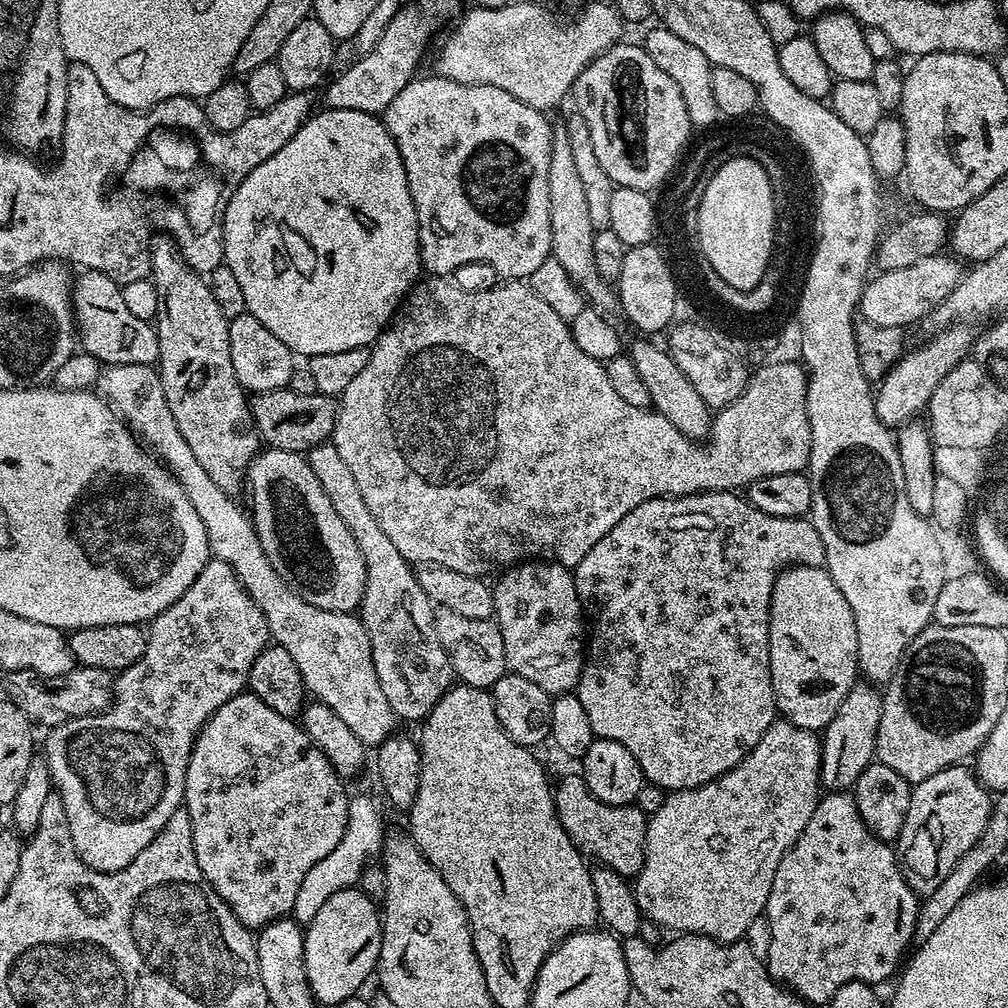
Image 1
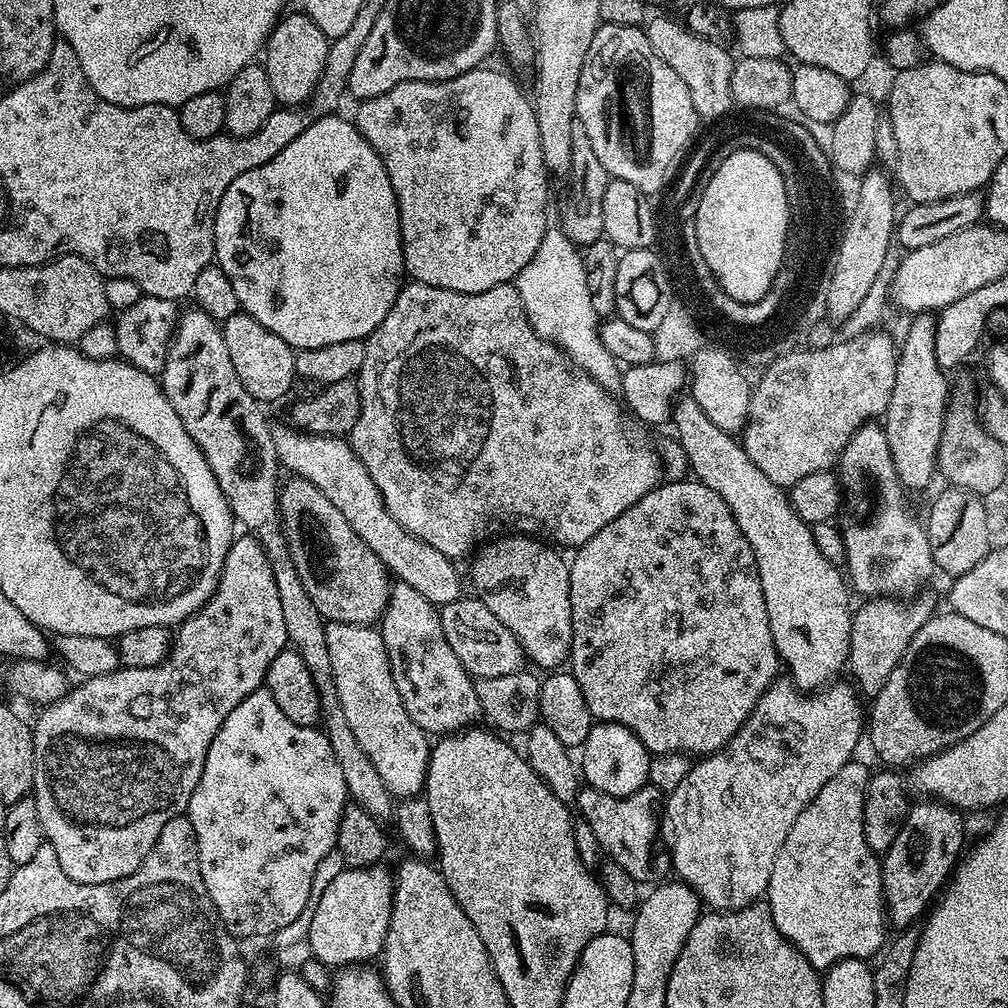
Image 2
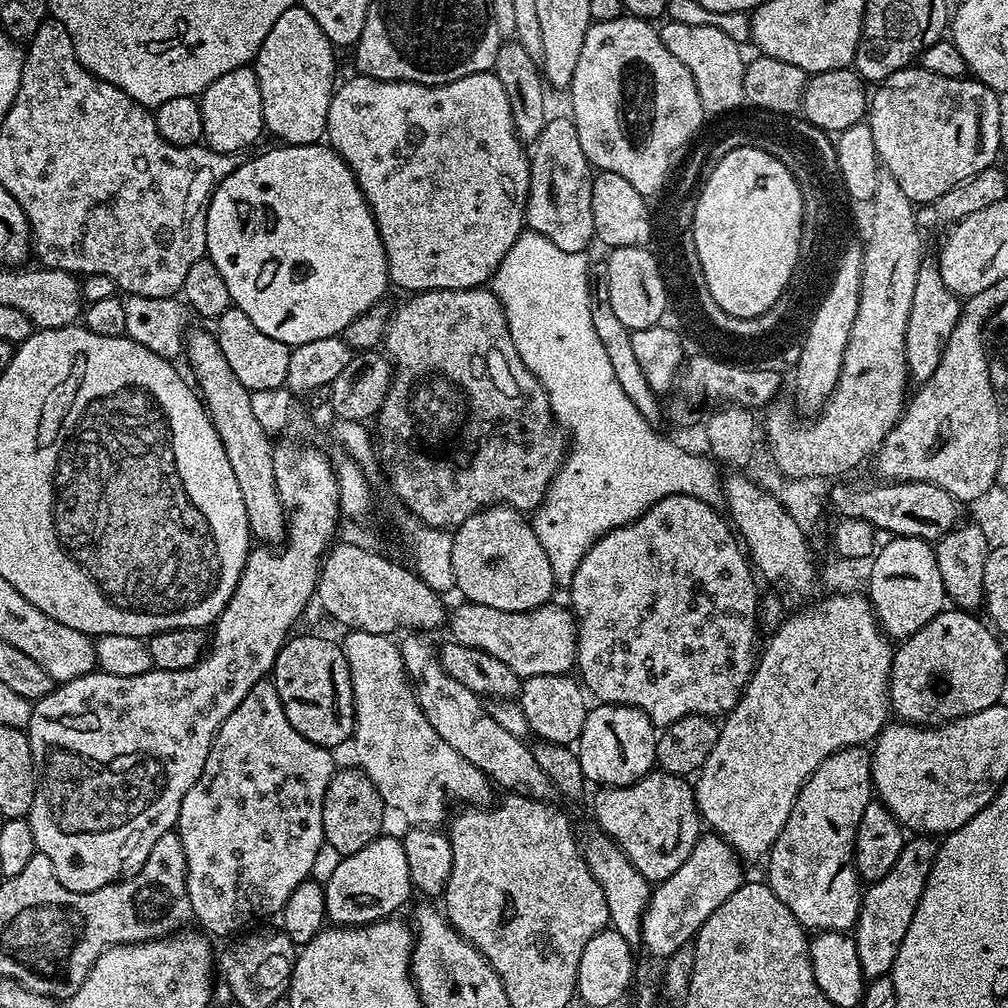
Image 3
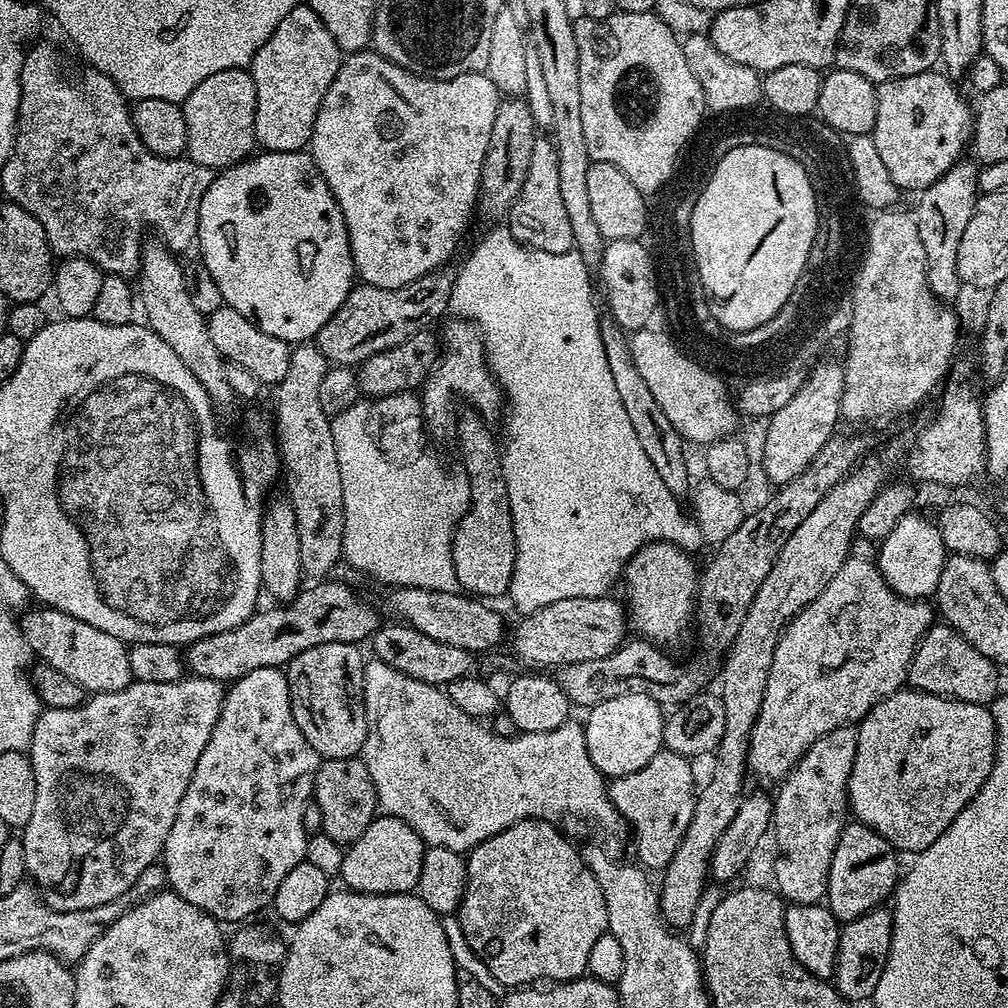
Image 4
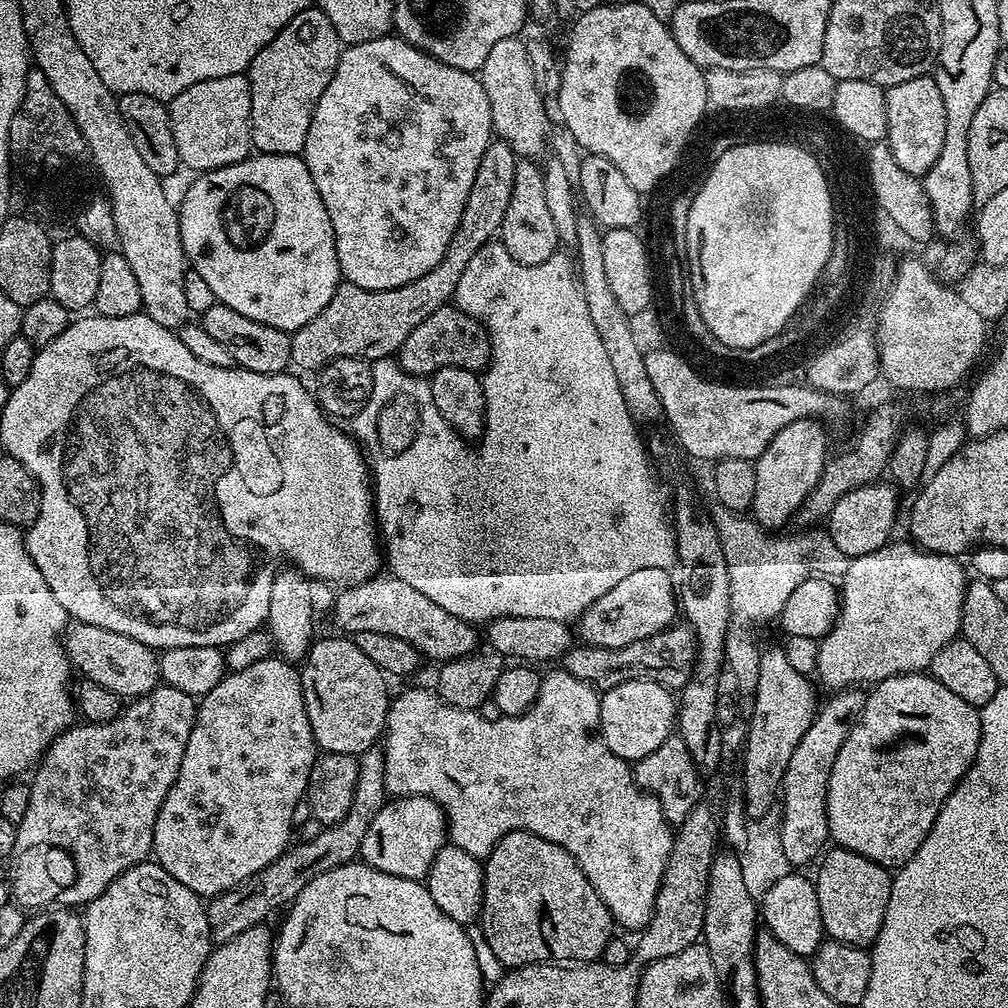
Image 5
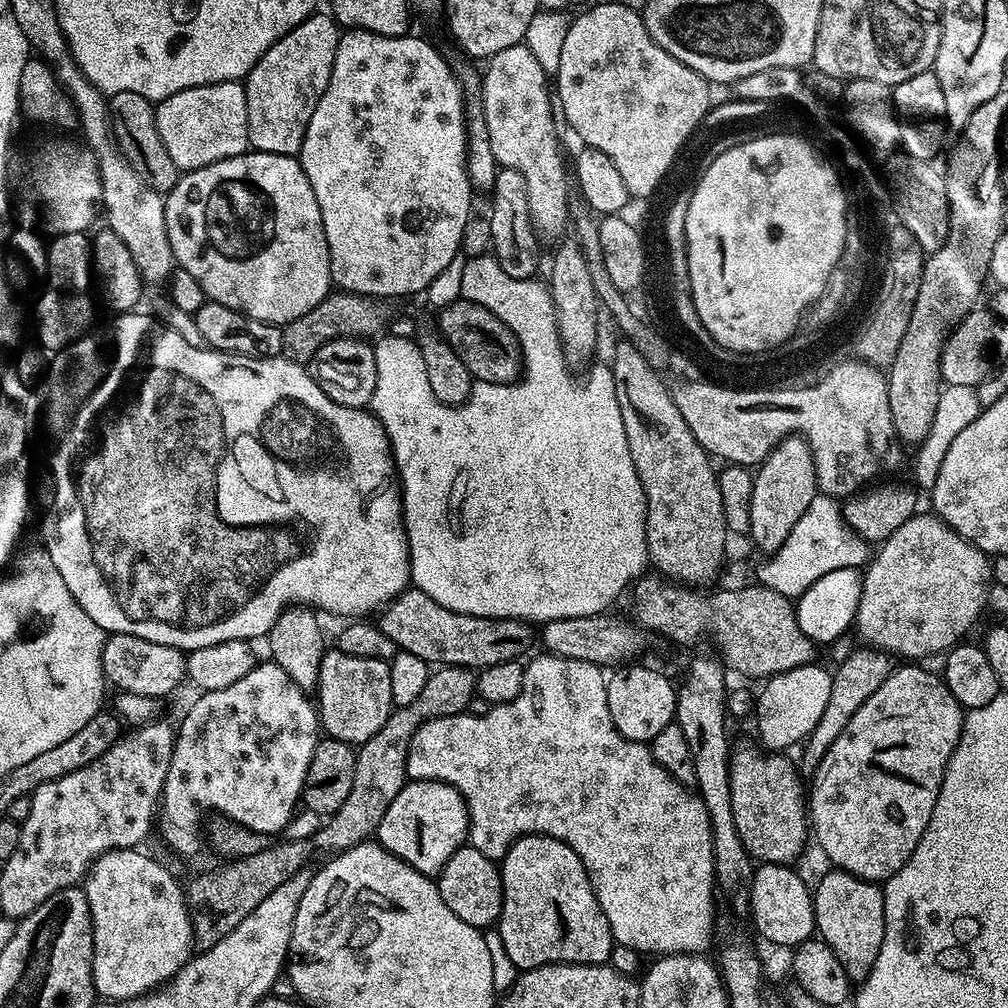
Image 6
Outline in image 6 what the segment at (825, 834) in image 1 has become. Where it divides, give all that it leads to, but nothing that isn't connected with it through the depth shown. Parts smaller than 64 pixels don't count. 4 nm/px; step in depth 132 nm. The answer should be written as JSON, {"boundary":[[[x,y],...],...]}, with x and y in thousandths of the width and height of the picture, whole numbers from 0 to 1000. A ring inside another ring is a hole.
{"boundary":[[[869,641],[857,642],[861,643],[853,643],[850,647],[843,648],[834,657],[833,664],[824,668],[825,680],[822,695],[819,696],[815,712],[812,714],[801,733],[802,740],[798,744],[798,754],[802,760],[809,760],[817,751],[819,744],[827,736],[827,732],[835,728],[839,716],[843,716],[843,712],[851,708],[851,700],[855,700],[855,696],[859,696],[859,692],[863,692],[863,688],[867,688],[867,685],[871,685],[871,681],[875,681],[875,677],[879,677],[879,673],[887,666],[887,658],[885,659],[884,655],[886,652],[880,646]]]}

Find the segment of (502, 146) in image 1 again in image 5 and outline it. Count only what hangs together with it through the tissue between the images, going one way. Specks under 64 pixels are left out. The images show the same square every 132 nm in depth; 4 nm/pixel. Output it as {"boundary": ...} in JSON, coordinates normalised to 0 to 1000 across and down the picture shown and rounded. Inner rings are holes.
{"boundary":[[[392,34],[371,38],[367,42],[344,45],[337,53],[331,77],[327,77],[327,85],[323,85],[323,89],[319,89],[319,97],[315,97],[312,117],[308,117],[308,129],[304,129],[304,141],[300,152],[300,157],[308,169],[308,177],[312,177],[312,185],[315,185],[319,204],[323,204],[323,212],[327,212],[327,224],[331,224],[338,275],[363,288],[389,289],[419,276],[438,260],[446,244],[446,236],[450,236],[454,216],[458,216],[458,204],[462,204],[462,192],[466,192],[466,185],[470,185],[470,173],[474,169],[474,161],[478,161],[478,153],[489,138],[486,97],[482,97],[482,89],[475,74],[454,69],[450,65],[442,65]]]}

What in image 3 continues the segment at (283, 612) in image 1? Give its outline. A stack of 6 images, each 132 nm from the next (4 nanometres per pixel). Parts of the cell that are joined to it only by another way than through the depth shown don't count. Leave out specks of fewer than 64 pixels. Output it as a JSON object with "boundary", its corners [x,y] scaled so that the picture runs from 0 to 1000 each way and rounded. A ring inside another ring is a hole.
{"boundary":[[[352,625],[344,628],[345,632],[339,635],[339,642],[343,649],[343,657],[347,661],[347,673],[349,674],[349,684],[351,685],[351,696],[353,697],[353,724],[351,727],[351,739],[353,738],[353,754],[352,757],[367,772],[367,776],[371,776],[371,780],[375,780],[375,788],[379,788],[382,799],[386,803],[389,802],[401,813],[406,813],[406,818],[414,821],[432,822],[437,816],[443,814],[446,810],[444,801],[447,798],[456,798],[452,800],[480,800],[489,793],[488,782],[489,775],[478,764],[474,764],[474,760],[470,760],[466,756],[462,756],[462,752],[458,752],[458,748],[454,748],[454,744],[450,744],[450,740],[445,740],[442,735],[435,728],[435,724],[431,724],[431,720],[427,720],[427,716],[423,716],[423,708],[419,708],[417,697],[413,694],[412,686],[401,666],[401,658],[399,657],[399,649],[397,648],[397,640],[389,631],[380,631],[379,629],[363,629],[362,627],[354,627]]]}

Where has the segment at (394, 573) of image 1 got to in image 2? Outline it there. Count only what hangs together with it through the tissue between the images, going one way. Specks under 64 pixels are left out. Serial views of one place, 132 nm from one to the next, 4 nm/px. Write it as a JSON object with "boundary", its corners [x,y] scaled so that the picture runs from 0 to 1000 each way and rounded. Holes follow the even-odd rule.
{"boundary":[[[390,578],[375,626],[383,641],[399,700],[403,700],[403,708],[411,712],[420,726],[447,728],[473,717],[472,710],[477,705],[470,673],[454,657],[454,649],[446,645],[442,629],[438,629],[434,600],[419,593],[408,581]]]}

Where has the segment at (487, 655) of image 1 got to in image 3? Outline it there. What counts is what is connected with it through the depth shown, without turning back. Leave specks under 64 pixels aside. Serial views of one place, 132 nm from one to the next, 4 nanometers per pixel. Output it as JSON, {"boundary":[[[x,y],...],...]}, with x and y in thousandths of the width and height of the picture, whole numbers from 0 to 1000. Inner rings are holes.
{"boundary":[[[456,597],[449,607],[447,604],[446,619],[447,615],[447,634],[451,638],[490,649],[494,657],[502,657],[518,673],[538,669],[559,671],[571,663],[573,620],[566,602],[555,603],[552,597],[545,597],[529,607],[503,607],[490,605],[490,601]]]}

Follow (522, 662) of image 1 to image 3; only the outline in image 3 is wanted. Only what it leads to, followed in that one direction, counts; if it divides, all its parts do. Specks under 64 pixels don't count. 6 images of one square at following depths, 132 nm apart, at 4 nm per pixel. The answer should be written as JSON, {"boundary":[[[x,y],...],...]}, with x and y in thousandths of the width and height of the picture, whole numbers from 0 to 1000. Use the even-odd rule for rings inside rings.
{"boundary":[[[489,500],[487,504],[479,504],[462,514],[462,518],[451,521],[448,528],[448,564],[452,574],[451,586],[456,586],[463,598],[490,601],[490,605],[529,607],[545,598],[549,594],[548,586],[554,583],[546,554],[542,554],[542,546],[538,538],[534,538],[534,530],[530,530],[527,515],[503,500]]]}

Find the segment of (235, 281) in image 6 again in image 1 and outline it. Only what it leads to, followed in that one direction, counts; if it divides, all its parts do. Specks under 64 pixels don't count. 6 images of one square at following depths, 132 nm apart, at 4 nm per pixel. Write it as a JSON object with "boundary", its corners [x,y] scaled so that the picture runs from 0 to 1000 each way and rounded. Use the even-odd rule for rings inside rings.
{"boundary":[[[322,106],[320,110],[307,115],[296,133],[292,133],[292,137],[288,137],[288,141],[284,141],[284,145],[276,149],[276,153],[264,157],[260,165],[252,165],[252,169],[248,169],[244,177],[240,177],[236,188],[232,188],[224,204],[222,213],[222,261],[228,268],[232,268],[232,276],[244,295],[245,310],[256,315],[256,319],[260,319],[260,323],[264,323],[264,327],[268,327],[272,335],[284,339],[286,346],[298,355],[315,351],[335,351],[335,347],[365,345],[389,320],[393,307],[401,301],[409,283],[419,274],[415,208],[411,208],[411,196],[407,196],[407,181],[403,179],[403,165],[387,129],[383,129],[376,114],[367,111],[326,106]]]}

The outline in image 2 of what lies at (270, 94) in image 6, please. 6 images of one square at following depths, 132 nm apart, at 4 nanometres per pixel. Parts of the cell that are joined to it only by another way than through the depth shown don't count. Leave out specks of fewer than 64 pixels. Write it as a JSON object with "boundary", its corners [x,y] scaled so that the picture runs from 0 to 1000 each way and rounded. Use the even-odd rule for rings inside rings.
{"boundary":[[[294,10],[291,16],[285,16],[275,20],[267,34],[260,52],[260,65],[264,69],[264,77],[268,77],[275,104],[301,105],[309,99],[312,85],[315,85],[315,77],[323,65],[327,40],[301,11]]]}

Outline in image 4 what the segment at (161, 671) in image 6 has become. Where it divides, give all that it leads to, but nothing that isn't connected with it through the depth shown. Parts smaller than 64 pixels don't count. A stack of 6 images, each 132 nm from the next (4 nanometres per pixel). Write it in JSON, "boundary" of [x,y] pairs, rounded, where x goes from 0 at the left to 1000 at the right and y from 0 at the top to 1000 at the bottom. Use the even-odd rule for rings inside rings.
{"boundary":[[[36,601],[33,607],[27,607],[22,611],[22,626],[37,656],[54,661],[54,665],[65,669],[65,673],[73,673],[87,688],[121,685],[132,678],[128,640],[124,636],[113,633],[113,629],[105,629],[105,625],[77,617],[77,613],[56,603]]]}

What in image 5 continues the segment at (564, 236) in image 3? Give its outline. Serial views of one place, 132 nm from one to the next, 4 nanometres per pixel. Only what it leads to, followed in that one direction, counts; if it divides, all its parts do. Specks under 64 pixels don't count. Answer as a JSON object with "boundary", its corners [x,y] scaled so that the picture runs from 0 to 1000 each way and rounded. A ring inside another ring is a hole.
{"boundary":[[[516,157],[510,169],[510,188],[506,192],[506,204],[502,204],[502,216],[494,231],[495,241],[500,243],[510,260],[522,264],[534,264],[542,256],[553,253],[557,245],[554,228],[550,228],[550,216],[542,205],[540,170],[528,157]]]}

